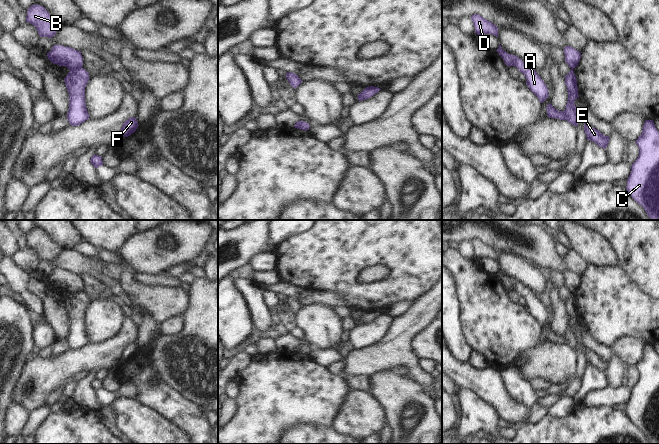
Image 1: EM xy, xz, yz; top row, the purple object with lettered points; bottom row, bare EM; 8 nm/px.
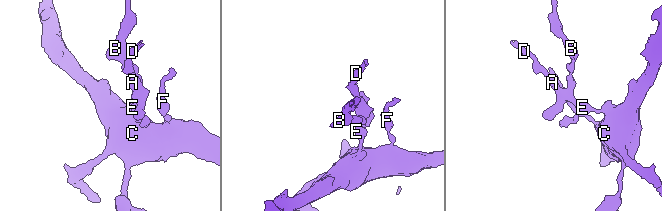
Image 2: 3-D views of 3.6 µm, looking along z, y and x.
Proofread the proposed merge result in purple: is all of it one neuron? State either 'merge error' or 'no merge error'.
merge error

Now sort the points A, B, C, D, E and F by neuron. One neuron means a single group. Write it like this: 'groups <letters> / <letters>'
groups A C D E F / B

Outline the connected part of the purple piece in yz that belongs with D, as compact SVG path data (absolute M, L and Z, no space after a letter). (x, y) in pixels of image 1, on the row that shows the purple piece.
M478 14L471 16L473 25L475 27L475 33L481 36L482 34L492 34L498 37L498 28L492 22L486 20Z

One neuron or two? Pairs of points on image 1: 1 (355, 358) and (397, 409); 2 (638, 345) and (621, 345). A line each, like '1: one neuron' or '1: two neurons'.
1: two neurons
2: one neuron

